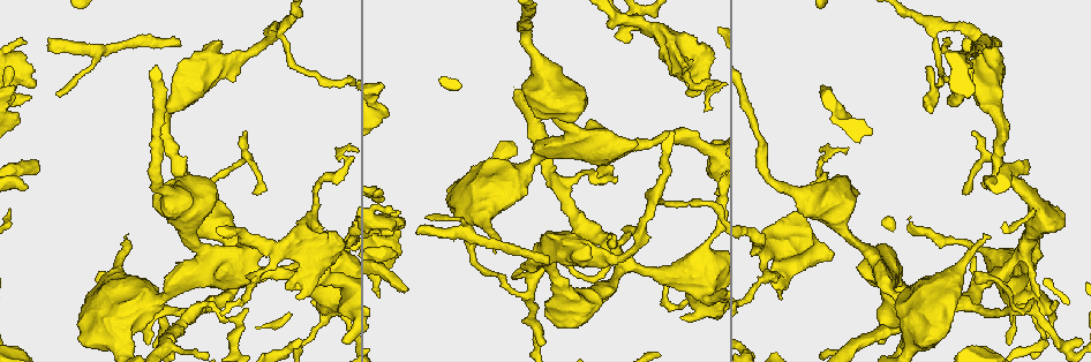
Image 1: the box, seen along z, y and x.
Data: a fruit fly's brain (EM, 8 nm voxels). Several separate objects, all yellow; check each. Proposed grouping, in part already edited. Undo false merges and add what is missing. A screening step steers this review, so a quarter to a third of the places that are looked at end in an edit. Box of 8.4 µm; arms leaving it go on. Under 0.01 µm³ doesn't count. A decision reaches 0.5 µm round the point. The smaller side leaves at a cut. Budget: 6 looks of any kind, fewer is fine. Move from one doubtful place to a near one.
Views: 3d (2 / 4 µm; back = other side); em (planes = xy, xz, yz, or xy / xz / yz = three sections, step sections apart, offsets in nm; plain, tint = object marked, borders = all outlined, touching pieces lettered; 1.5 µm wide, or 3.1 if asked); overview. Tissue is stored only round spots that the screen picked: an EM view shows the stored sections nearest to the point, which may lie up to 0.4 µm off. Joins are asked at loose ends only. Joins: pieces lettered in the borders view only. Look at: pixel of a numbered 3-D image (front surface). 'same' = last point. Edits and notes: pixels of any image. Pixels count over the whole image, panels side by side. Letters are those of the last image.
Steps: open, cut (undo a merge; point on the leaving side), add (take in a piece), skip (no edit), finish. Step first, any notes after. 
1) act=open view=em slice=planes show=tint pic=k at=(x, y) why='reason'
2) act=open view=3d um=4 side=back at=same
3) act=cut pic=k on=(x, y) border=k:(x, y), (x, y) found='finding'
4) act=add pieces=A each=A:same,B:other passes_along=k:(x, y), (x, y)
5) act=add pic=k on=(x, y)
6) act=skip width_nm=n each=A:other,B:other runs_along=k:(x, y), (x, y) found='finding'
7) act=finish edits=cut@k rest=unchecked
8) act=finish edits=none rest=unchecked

act=open view=3d um=4 pic=1 at=(970, 191) why='branch stops here'

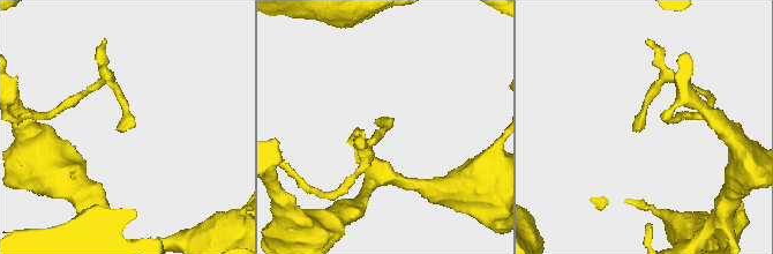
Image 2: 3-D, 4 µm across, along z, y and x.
act=open view=em slice=xz step=4 show=borders pic=2 at=(642, 127) why='now the EM'

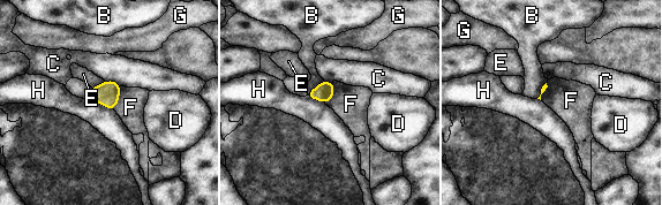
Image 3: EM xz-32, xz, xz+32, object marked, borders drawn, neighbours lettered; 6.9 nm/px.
act=skip each=B:other,C:other,D:other,E:other,F:other,G:other,H:other border=3:(122, 85), (119, 101), (113, 109) found='no lettered piece goes on from it'

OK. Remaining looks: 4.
act=open view=3d um=4 pic=1 at=(554, 265) why='sharp bend'

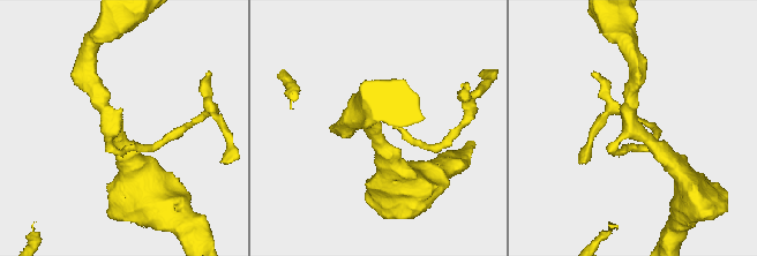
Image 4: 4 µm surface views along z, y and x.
act=open view=em slice=xz step=4 show=borders pic=4 at=(115, 129)

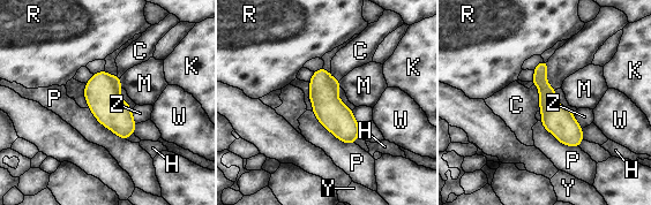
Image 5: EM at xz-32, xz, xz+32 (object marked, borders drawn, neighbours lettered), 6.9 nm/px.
act=skip each=C:other,H:other,K:other,M:other,P:other,R:other,W:other,Y:other,Z:other runs_along=5:(544, 63), (547, 104), (576, 144) found='continuous, no second cell'

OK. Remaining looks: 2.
act=open view=em slice=xy step=8 show=borders pic=1 at=(987, 238) why='branch stops here'

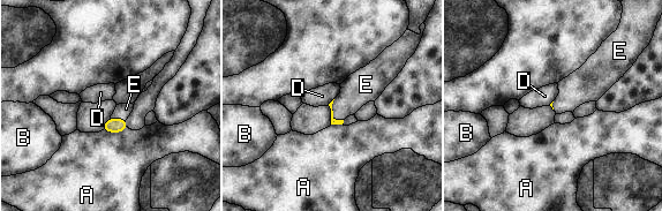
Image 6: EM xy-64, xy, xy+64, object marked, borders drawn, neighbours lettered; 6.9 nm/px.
act=add pieces=E each=A:other,B:other,D:other,E:same passes_along=6:(333, 121), (332, 113), (358, 89) found='it goes on there'

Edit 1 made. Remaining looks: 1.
act=finish edits=add@6 rest=unchecked

